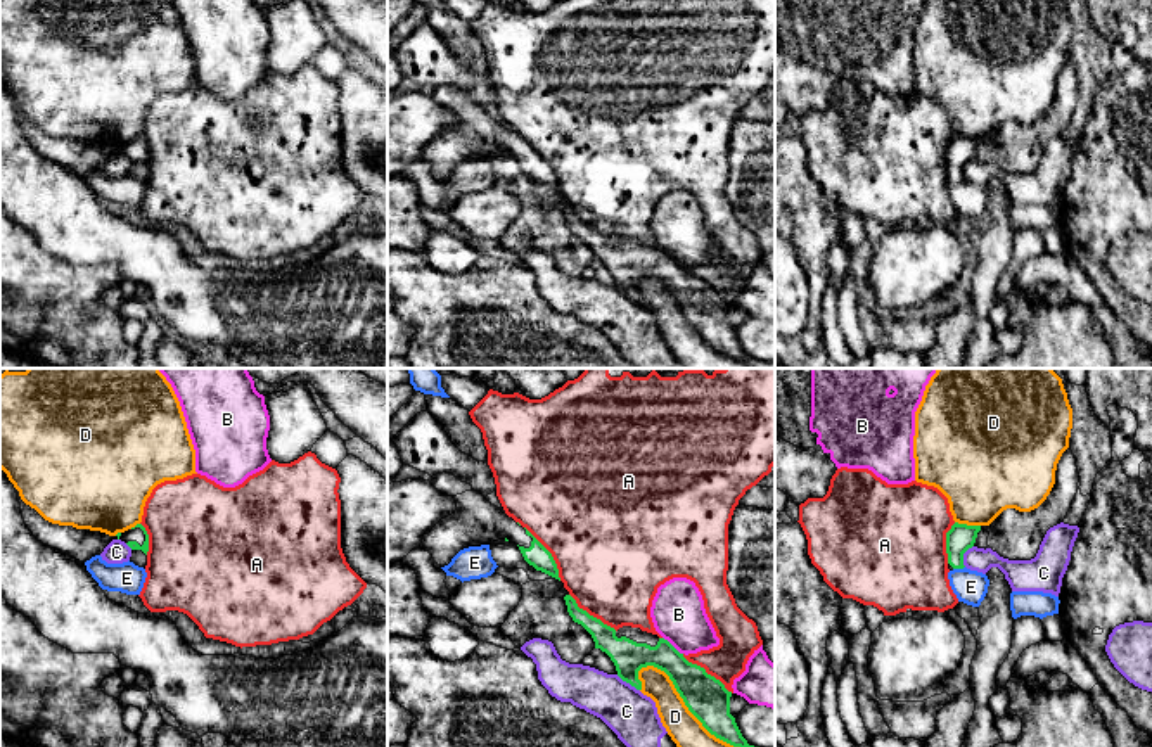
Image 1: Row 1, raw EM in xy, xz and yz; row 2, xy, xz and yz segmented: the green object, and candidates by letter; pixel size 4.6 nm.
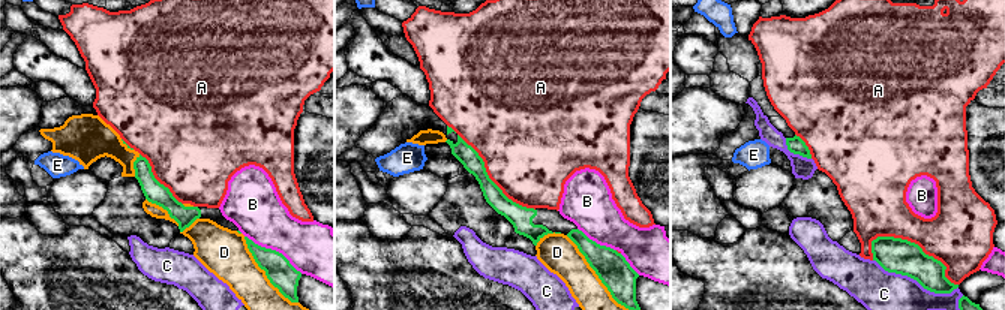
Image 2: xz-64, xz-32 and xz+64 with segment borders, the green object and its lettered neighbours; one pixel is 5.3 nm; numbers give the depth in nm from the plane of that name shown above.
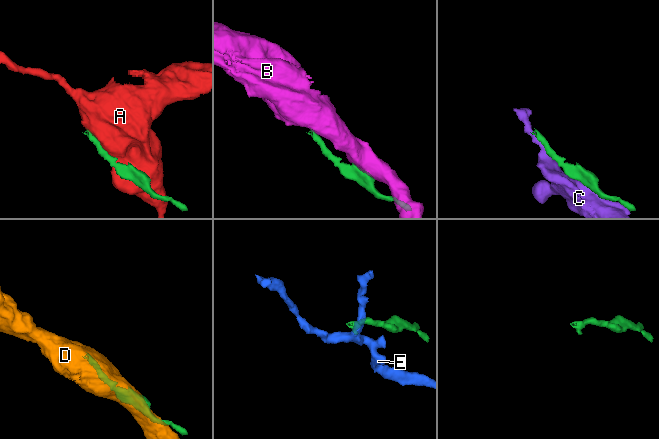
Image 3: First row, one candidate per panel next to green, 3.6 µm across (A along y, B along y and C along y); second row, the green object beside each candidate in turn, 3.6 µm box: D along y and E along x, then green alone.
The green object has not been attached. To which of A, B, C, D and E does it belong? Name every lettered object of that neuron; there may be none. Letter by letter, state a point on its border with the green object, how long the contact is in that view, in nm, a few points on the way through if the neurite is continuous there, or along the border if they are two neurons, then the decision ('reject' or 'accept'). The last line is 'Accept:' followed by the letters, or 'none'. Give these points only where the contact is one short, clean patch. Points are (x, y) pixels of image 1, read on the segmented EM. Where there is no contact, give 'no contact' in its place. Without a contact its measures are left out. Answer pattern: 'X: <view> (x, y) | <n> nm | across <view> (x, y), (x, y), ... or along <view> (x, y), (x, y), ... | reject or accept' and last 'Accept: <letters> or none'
A: xz (706, 673) | 300 nm | reject
B: xz (672, 645) | 130 nm | along xz (663, 637), (682, 654) | reject
C: xz (628, 682) | 130 nm | reject
D: xz (684, 701) | 550 nm | reject
E: yz (959, 568) | 60 nm | along yz (964, 566), (953, 569) | reject
Accept: none

